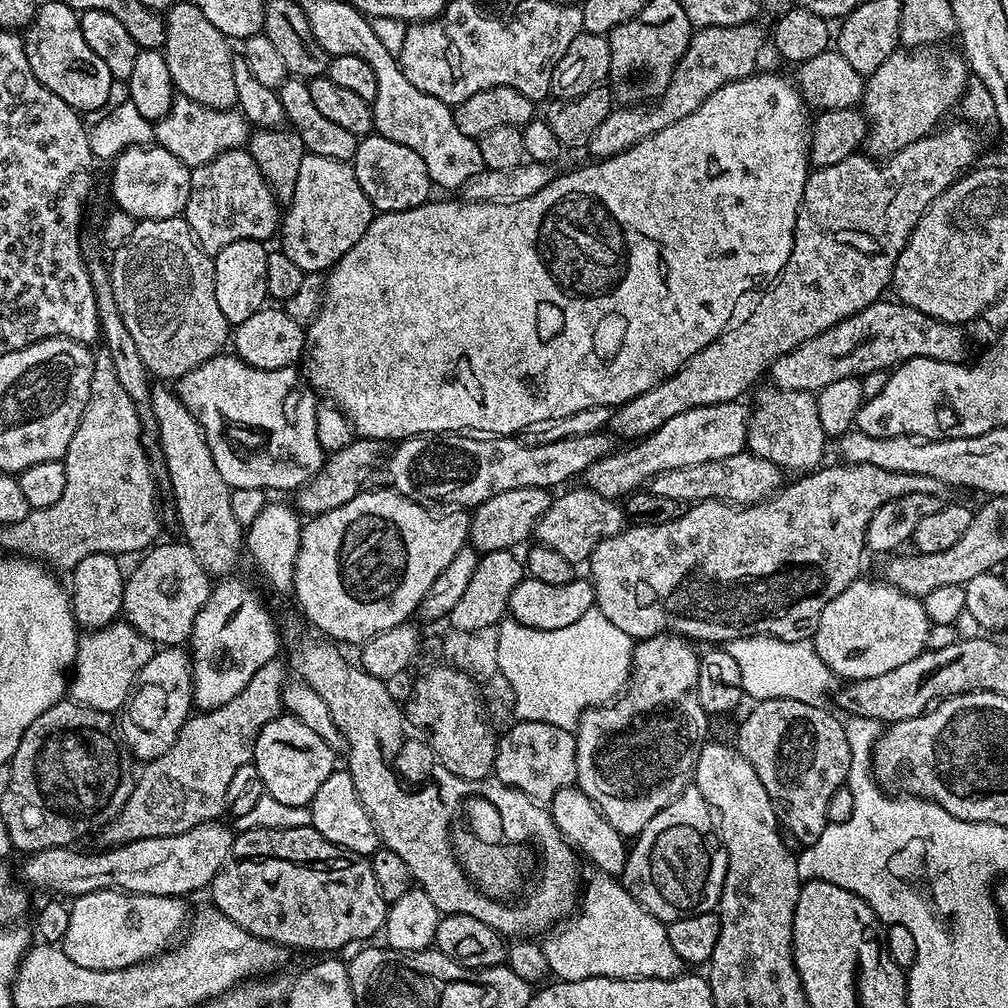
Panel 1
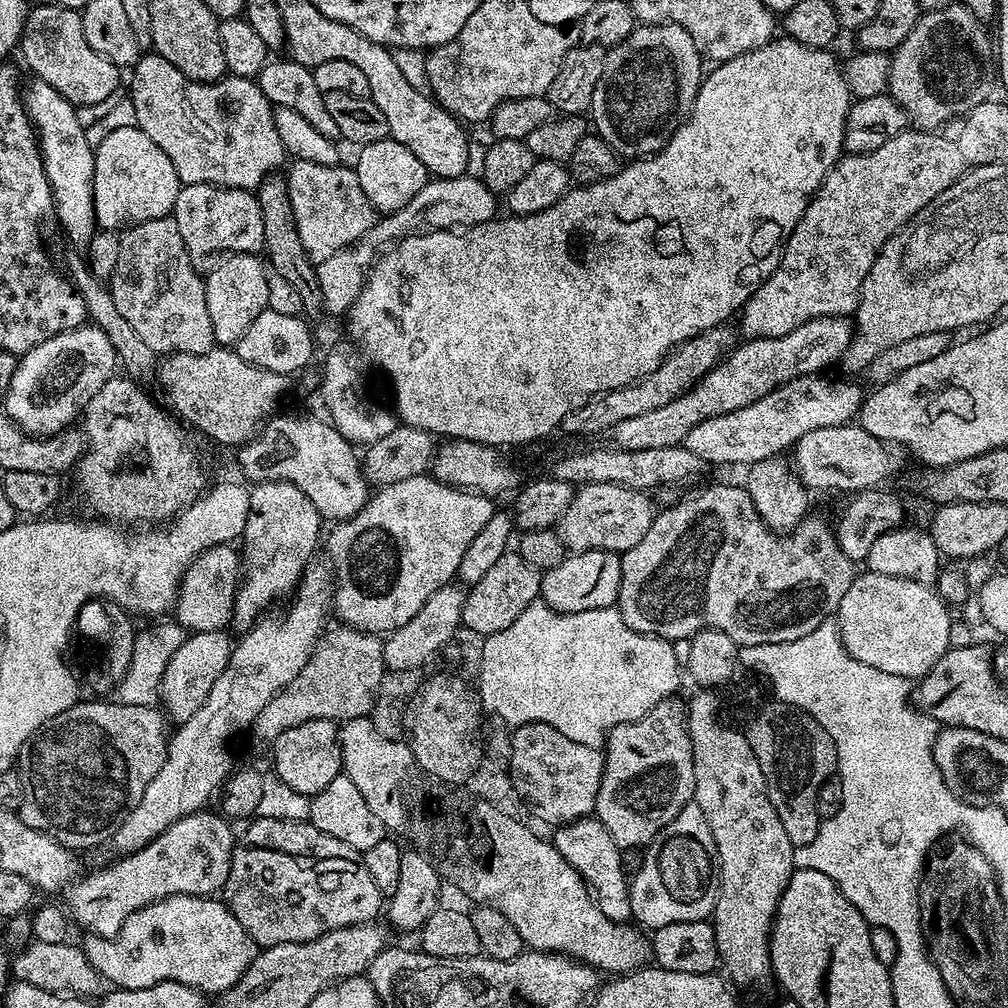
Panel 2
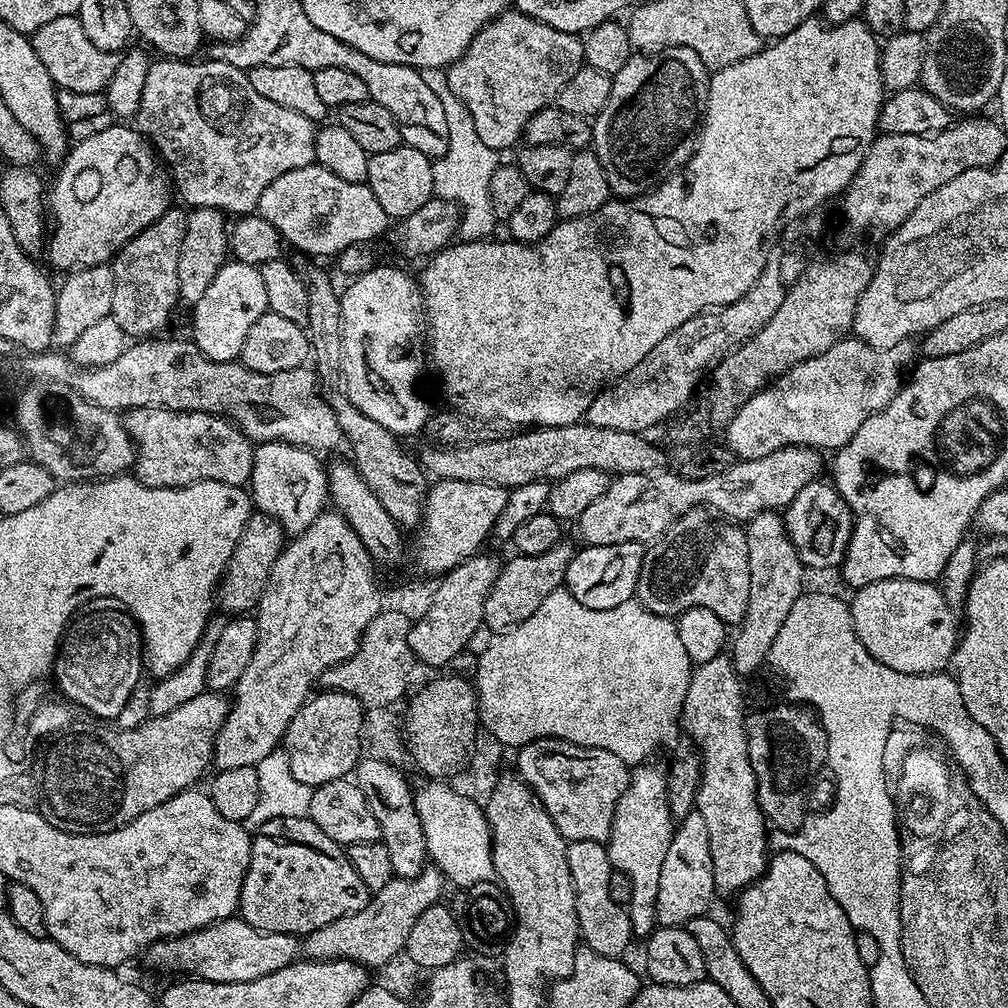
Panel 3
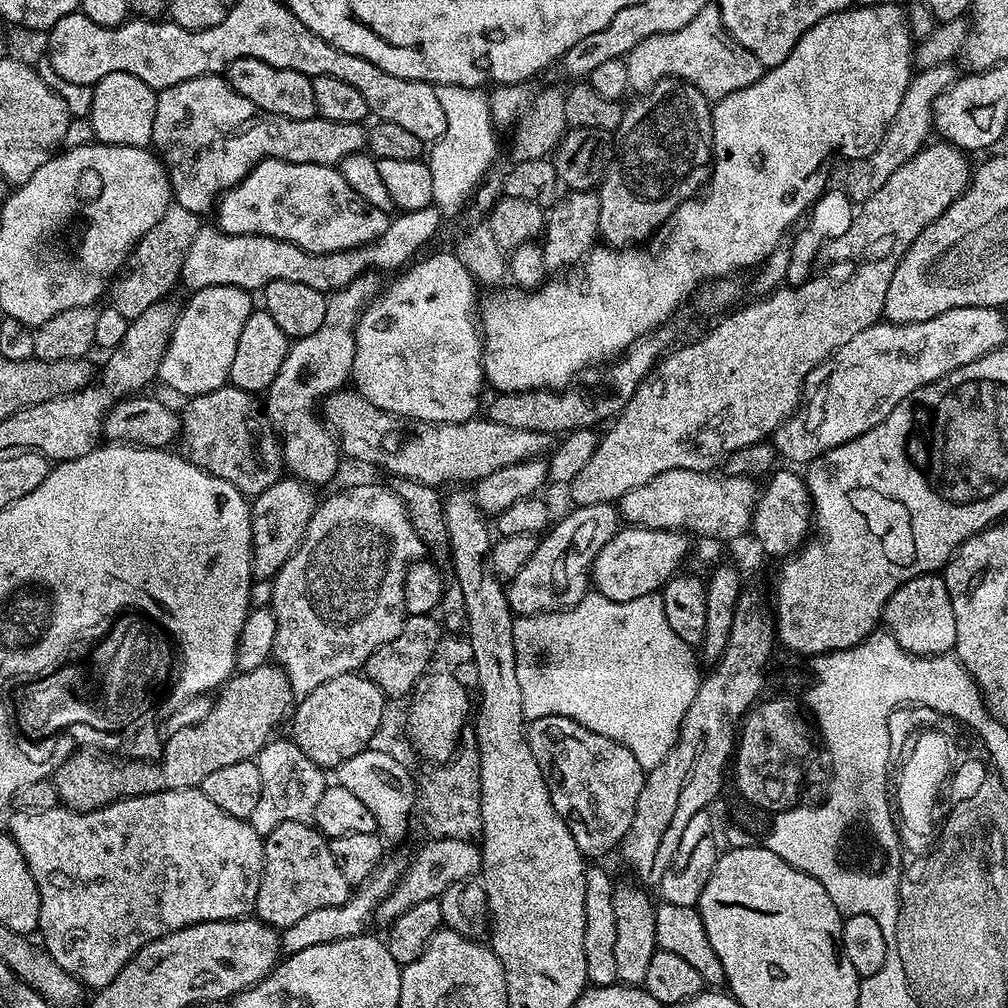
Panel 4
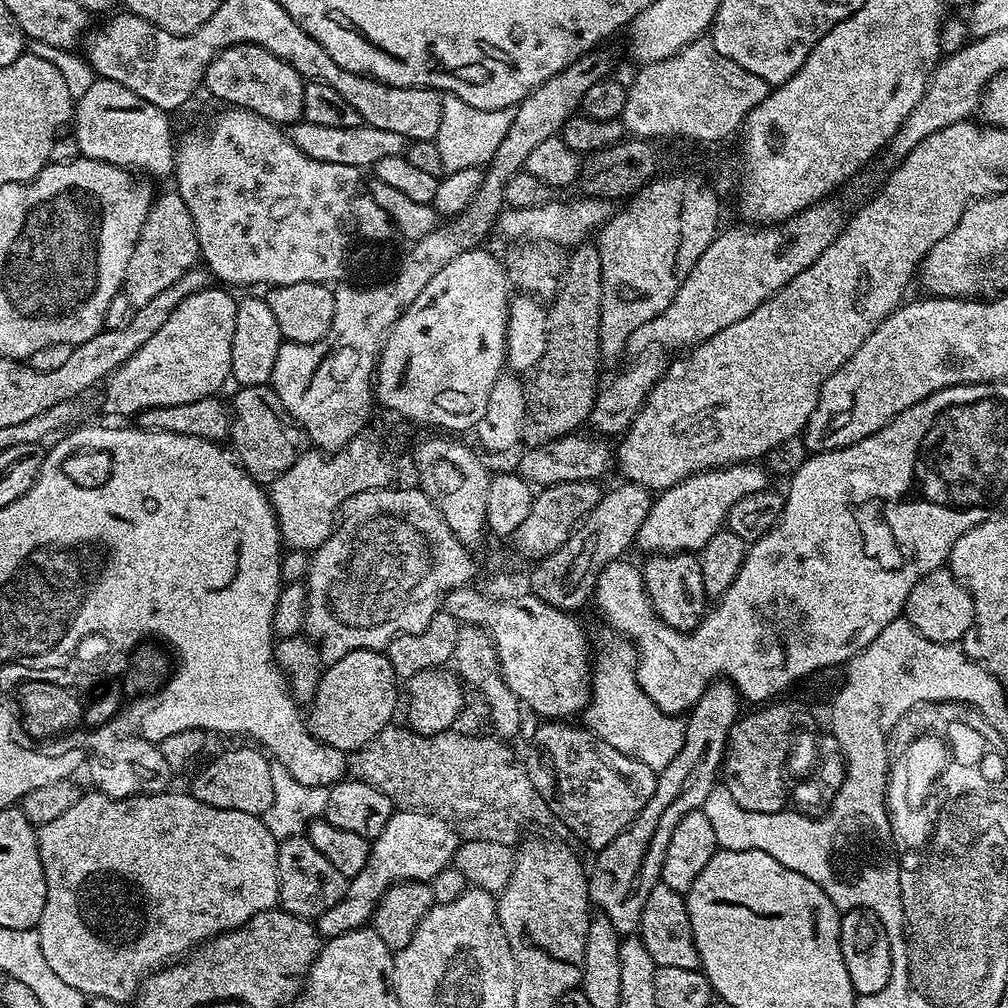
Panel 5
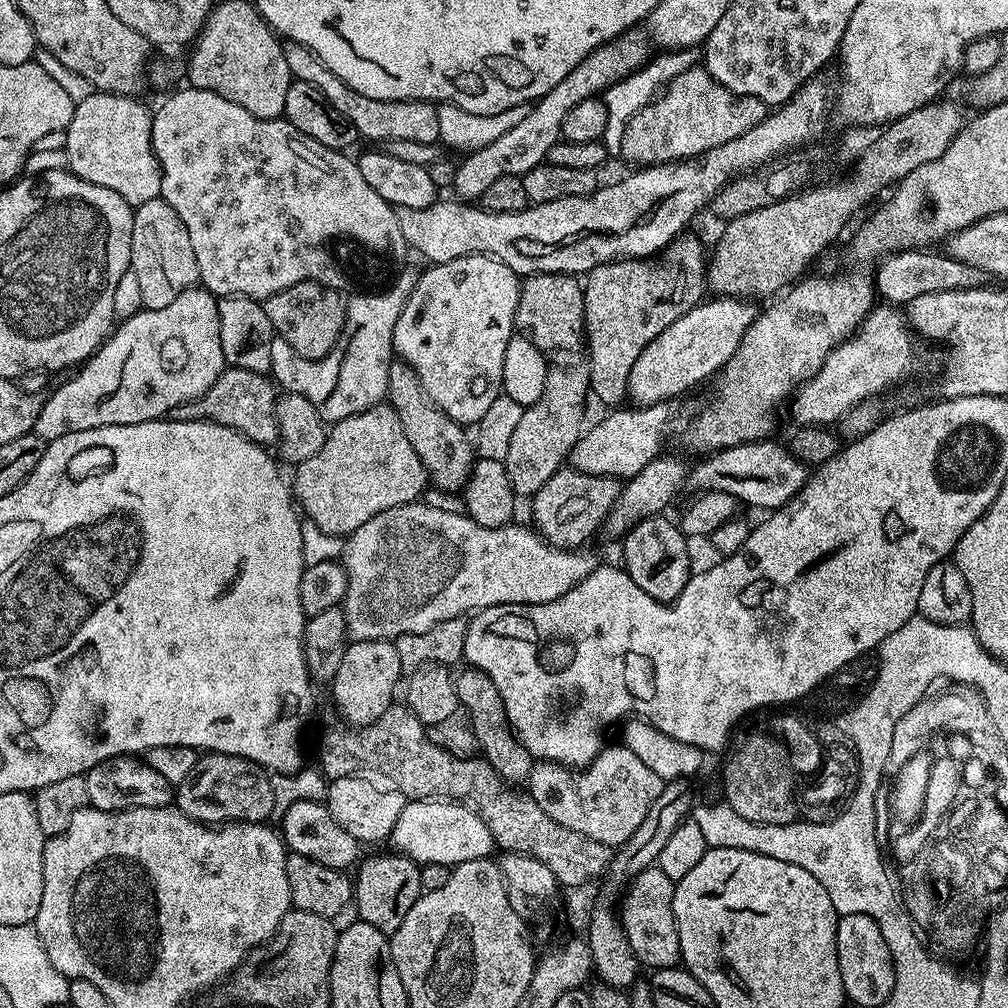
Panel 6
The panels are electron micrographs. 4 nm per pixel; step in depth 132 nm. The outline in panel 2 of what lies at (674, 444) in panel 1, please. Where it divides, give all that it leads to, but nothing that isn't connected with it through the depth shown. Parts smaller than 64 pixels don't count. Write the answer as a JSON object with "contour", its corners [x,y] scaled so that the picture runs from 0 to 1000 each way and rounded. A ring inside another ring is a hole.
{"contour":[[[811,371],[808,373],[793,373],[784,379],[780,379],[776,383],[772,383],[764,391],[760,391],[760,395],[752,395],[752,399],[744,399],[744,403],[736,403],[736,407],[728,407],[724,411],[712,411],[712,415],[700,415],[700,419],[692,419],[692,423],[688,423],[688,427],[685,427],[681,431],[678,443],[685,446],[685,450],[692,450],[692,454],[698,456],[699,461],[706,460],[738,460],[737,462],[745,462],[756,458],[757,456],[765,456],[778,450],[778,447],[785,445],[796,435],[796,431],[804,431],[804,427],[815,427],[815,423],[831,423],[832,421],[840,421],[852,410],[855,400],[855,388],[849,381],[844,381],[841,377],[820,377],[820,372]]]}

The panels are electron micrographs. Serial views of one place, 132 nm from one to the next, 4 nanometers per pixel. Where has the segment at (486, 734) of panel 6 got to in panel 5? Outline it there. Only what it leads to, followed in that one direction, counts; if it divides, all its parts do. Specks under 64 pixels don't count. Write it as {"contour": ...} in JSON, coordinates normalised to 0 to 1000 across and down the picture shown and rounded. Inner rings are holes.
{"contour":[[[461,619],[454,625],[454,637],[450,637],[450,649],[447,658],[450,666],[457,676],[467,686],[478,688],[482,692],[482,700],[486,700],[486,722],[493,731],[505,732],[516,726],[516,706],[518,699],[516,694],[508,688],[506,681],[500,676],[500,670],[496,664],[494,645],[486,633],[486,629],[470,619]]]}

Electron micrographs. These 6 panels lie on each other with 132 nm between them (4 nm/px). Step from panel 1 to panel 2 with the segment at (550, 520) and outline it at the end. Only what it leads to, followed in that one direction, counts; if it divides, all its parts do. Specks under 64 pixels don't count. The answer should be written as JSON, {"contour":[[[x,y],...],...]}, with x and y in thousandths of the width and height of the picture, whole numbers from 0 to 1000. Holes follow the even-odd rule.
{"contour":[[[601,478],[576,480],[568,487],[565,502],[562,502],[562,510],[551,525],[564,549],[601,546],[617,550],[641,534],[648,511],[649,496],[642,487]]]}

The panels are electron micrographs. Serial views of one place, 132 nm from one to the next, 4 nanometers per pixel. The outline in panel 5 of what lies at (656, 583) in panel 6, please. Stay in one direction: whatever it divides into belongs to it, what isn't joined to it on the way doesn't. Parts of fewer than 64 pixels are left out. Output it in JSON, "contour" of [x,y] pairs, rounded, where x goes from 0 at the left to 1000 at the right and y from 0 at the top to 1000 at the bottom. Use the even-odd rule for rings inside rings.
{"contour":[[[686,548],[647,550],[637,560],[639,586],[651,611],[661,621],[674,627],[687,627],[695,617],[704,602],[700,581],[696,581],[696,562],[693,551]]]}

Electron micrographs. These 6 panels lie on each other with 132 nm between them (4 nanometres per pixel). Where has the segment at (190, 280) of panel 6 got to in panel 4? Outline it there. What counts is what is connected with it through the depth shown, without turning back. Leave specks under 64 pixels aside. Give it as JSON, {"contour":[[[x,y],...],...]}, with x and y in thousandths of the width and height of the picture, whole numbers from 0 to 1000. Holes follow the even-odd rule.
{"contour":[[[174,200],[168,202],[165,212],[145,228],[143,235],[127,251],[123,265],[115,271],[109,283],[110,305],[129,318],[137,315],[141,308],[160,301],[164,297],[162,294],[177,282],[181,260],[185,260],[185,248],[188,248],[188,240],[192,240],[192,232],[196,232],[199,224],[200,218],[195,211]]]}

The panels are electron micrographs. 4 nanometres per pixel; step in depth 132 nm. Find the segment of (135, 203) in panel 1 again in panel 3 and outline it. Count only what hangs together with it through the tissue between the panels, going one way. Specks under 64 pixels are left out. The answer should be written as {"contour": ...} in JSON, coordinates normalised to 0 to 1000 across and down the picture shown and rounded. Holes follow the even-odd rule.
{"contour":[[[113,121],[89,137],[74,140],[55,168],[56,180],[51,180],[47,188],[46,206],[51,221],[56,221],[56,234],[47,235],[46,255],[56,266],[74,268],[108,261],[125,240],[153,221],[172,201],[168,172],[150,142],[134,126],[122,127],[119,123],[122,122]]]}

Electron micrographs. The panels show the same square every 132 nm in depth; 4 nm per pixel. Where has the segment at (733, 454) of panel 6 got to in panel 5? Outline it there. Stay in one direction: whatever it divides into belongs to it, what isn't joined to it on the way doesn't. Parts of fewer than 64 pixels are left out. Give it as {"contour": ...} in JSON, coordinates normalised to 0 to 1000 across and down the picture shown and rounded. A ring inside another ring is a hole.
{"contour":[[[739,458],[736,460],[721,460],[719,464],[703,464],[701,468],[690,468],[677,478],[659,485],[648,495],[645,510],[641,510],[641,518],[631,531],[630,543],[636,544],[639,550],[666,550],[668,548],[686,548],[692,550],[708,534],[710,528],[715,527],[716,521],[721,517],[724,502],[740,490],[748,490],[752,486],[763,483],[764,469],[757,459]]]}

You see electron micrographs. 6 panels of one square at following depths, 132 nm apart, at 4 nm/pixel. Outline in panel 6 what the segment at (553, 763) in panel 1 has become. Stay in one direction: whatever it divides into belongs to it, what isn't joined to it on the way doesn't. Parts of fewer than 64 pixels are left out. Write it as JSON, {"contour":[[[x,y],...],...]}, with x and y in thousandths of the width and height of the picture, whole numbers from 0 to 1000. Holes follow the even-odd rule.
{"contour":[[[618,740],[600,741],[582,762],[568,764],[558,758],[532,756],[522,775],[523,785],[529,794],[558,819],[589,831],[604,839],[614,839],[622,835],[629,823],[637,819],[637,812],[645,808],[645,800],[657,788],[660,775],[656,774],[629,744]]]}

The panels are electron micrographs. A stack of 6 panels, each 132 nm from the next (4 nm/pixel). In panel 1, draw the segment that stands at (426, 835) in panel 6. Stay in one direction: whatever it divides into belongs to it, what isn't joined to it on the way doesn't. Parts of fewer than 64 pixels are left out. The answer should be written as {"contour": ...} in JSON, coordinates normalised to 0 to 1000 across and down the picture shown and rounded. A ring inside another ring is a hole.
{"contour":[[[115,881],[74,890],[67,903],[69,916],[62,934],[65,950],[73,958],[85,958],[85,962],[121,962],[141,956],[159,947],[184,924],[188,909],[183,897],[186,896],[178,889],[133,887]]]}

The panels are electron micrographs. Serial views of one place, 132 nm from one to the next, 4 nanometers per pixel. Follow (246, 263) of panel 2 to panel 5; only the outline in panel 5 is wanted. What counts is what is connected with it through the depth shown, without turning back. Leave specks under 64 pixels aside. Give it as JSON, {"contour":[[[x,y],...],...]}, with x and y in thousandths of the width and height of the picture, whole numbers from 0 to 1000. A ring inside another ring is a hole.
{"contour":[[[207,284],[185,295],[161,319],[153,335],[107,374],[101,385],[104,407],[135,415],[147,405],[181,403],[181,399],[215,392],[230,371],[228,343],[232,339],[235,295],[226,290],[218,284]]]}

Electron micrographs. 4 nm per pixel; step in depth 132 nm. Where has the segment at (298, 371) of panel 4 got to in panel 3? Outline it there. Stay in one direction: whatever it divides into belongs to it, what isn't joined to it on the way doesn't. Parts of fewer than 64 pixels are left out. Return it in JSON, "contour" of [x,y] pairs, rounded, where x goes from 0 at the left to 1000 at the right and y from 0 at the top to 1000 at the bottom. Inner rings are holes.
{"contour":[[[282,437],[254,440],[248,477],[248,495],[254,508],[262,508],[282,523],[283,529],[302,528],[322,507],[326,499],[325,470],[318,453],[307,444],[297,444]]]}

